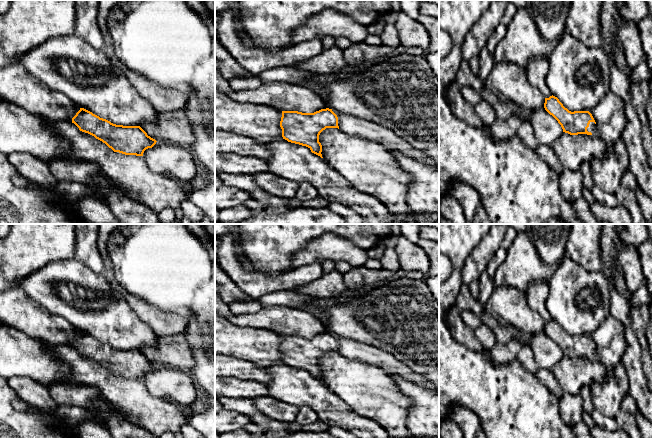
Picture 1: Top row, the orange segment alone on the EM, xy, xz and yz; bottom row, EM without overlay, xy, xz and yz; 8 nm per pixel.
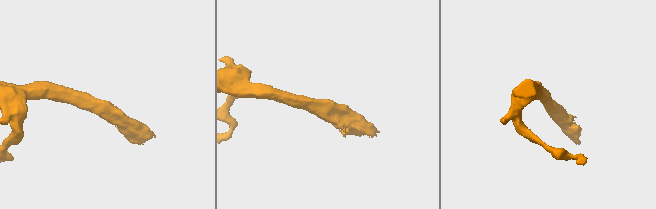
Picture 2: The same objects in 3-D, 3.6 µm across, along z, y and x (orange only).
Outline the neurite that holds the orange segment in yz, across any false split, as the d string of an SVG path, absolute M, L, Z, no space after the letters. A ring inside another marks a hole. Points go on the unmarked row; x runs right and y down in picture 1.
M553 319L545 322L544 332L558 345L563 356L570 359L587 358L599 360L596 346L589 335L571 336Z

